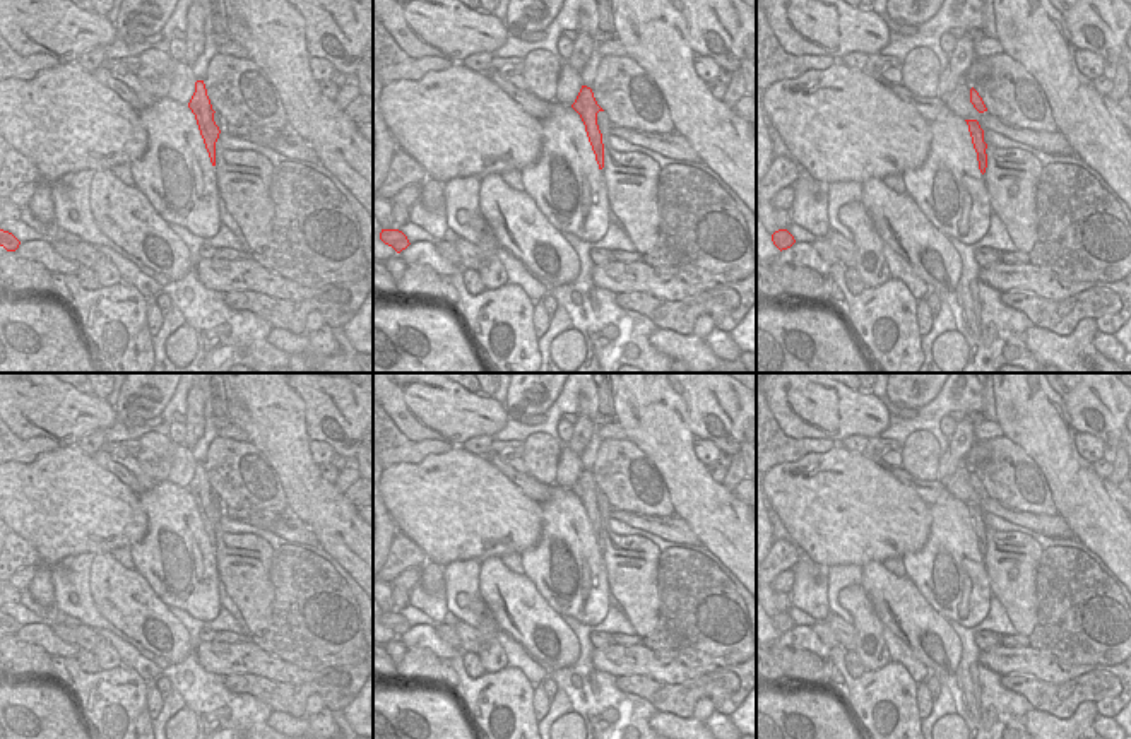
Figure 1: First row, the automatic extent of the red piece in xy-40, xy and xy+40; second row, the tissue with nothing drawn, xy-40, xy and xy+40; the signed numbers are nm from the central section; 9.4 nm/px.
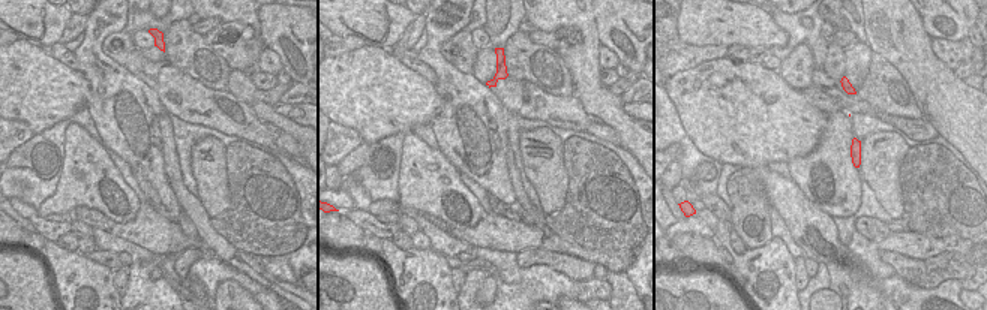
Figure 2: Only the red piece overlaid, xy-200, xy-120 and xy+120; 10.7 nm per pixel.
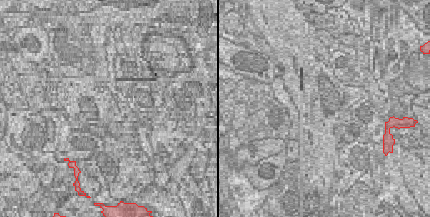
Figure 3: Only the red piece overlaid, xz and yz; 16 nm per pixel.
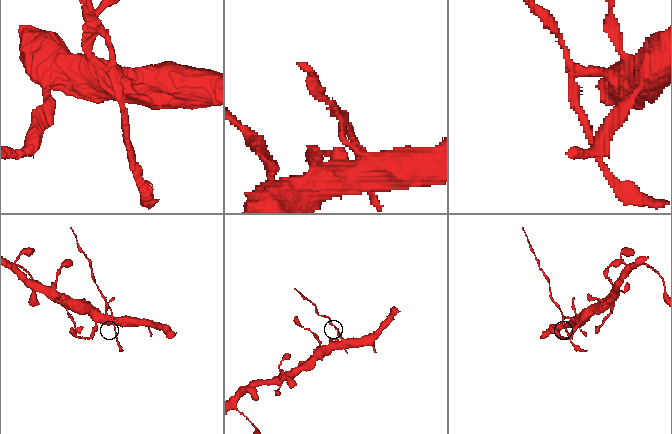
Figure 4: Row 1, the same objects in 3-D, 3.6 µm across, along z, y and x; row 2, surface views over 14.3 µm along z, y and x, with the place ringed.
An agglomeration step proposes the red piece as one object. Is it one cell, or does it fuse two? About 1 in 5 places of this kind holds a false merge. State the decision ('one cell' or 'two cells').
two cells

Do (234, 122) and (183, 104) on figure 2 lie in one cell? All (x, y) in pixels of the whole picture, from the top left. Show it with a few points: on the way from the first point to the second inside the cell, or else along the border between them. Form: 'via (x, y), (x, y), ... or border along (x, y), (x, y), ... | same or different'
via (222, 113), (195, 104) | same

